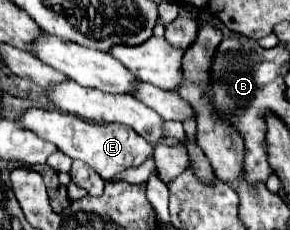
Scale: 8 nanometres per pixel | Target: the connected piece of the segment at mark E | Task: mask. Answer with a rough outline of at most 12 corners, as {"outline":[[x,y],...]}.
{"outline":[[58,110],[20,122],[104,180],[152,156],[132,128]]}

